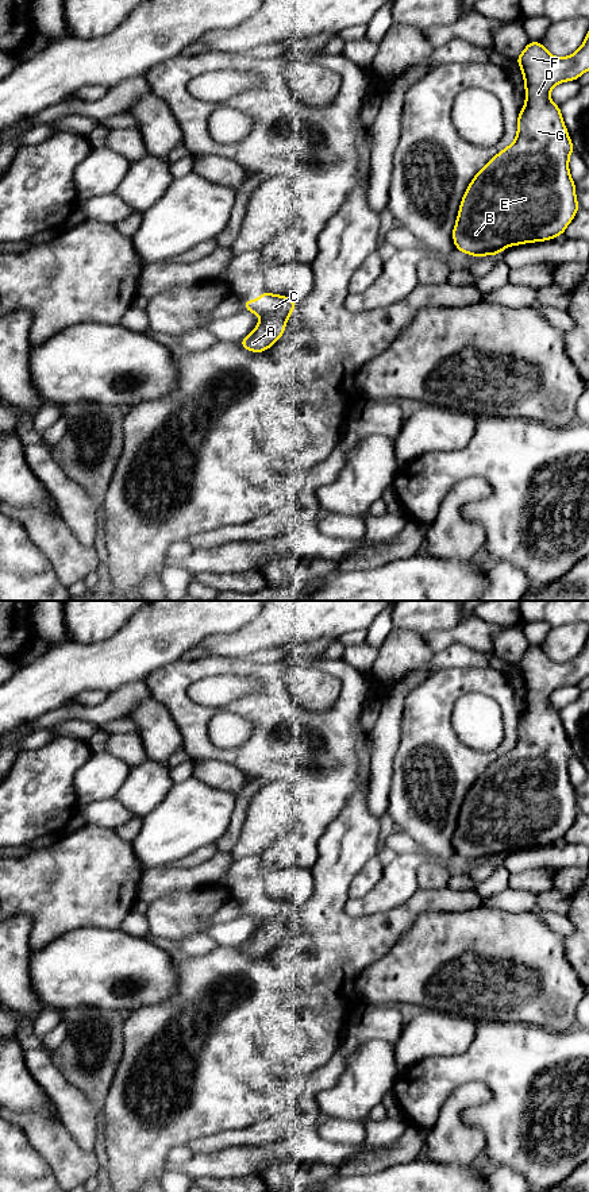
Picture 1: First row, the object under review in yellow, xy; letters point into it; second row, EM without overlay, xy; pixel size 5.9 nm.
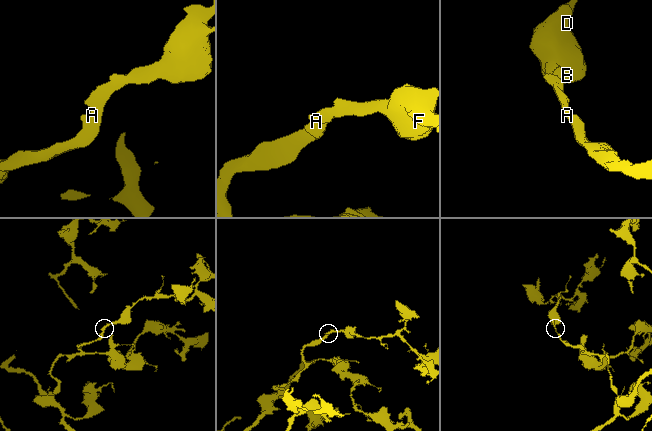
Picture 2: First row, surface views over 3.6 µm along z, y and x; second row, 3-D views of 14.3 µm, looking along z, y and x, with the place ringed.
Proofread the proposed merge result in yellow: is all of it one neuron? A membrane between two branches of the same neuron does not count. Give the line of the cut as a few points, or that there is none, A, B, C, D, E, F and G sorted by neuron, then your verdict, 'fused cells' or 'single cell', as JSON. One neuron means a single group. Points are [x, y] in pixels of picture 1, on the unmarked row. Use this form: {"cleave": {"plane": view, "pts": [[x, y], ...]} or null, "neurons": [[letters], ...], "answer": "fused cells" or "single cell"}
{"cleave": null, "neurons": [["A", "B", "C", "D", "E", "F", "G"]], "answer": "single cell"}

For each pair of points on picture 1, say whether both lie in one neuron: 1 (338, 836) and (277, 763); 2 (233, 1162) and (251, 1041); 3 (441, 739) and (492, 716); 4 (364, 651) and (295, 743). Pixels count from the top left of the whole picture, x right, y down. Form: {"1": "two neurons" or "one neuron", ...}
{"1": "two neurons", "2": "two neurons", "3": "two neurons", "4": "two neurons"}

